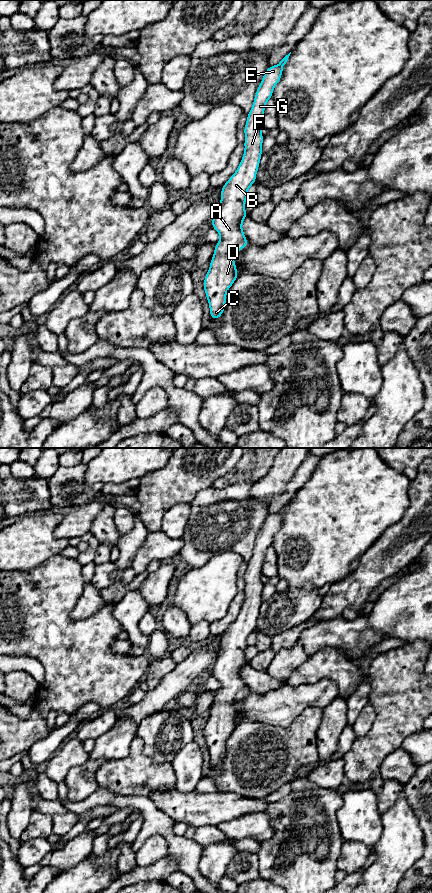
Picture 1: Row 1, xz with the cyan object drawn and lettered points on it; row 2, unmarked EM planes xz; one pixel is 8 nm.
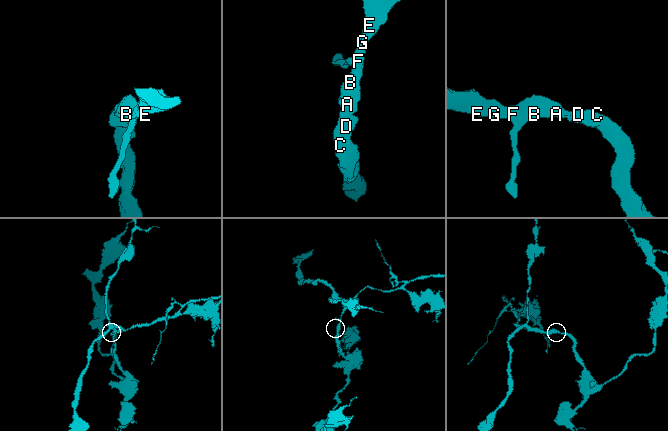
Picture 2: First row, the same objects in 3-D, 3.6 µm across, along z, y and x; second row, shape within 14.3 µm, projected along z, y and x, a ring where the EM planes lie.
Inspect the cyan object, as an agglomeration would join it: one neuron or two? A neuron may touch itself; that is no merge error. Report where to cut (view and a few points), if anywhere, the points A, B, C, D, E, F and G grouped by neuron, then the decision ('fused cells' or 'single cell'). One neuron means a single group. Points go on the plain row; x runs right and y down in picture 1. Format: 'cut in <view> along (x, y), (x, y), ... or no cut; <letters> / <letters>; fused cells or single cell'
no cut; A B C D E F G; single cell

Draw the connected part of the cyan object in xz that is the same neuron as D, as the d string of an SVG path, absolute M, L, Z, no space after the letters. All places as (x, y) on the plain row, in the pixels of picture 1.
M291 500L276 514L268 514L257 536L243 577L244 603L235 621L222 634L221 649L212 665L211 675L220 682L221 688L215 692L214 704L203 731L211 768L221 765L226 755L227 739L239 724L232 703L249 694L242 678L242 670L248 665L244 652L249 646L248 636L256 631L256 621L262 604L262 566L266 550L272 546L274 535L282 526L283 515L290 502Z

